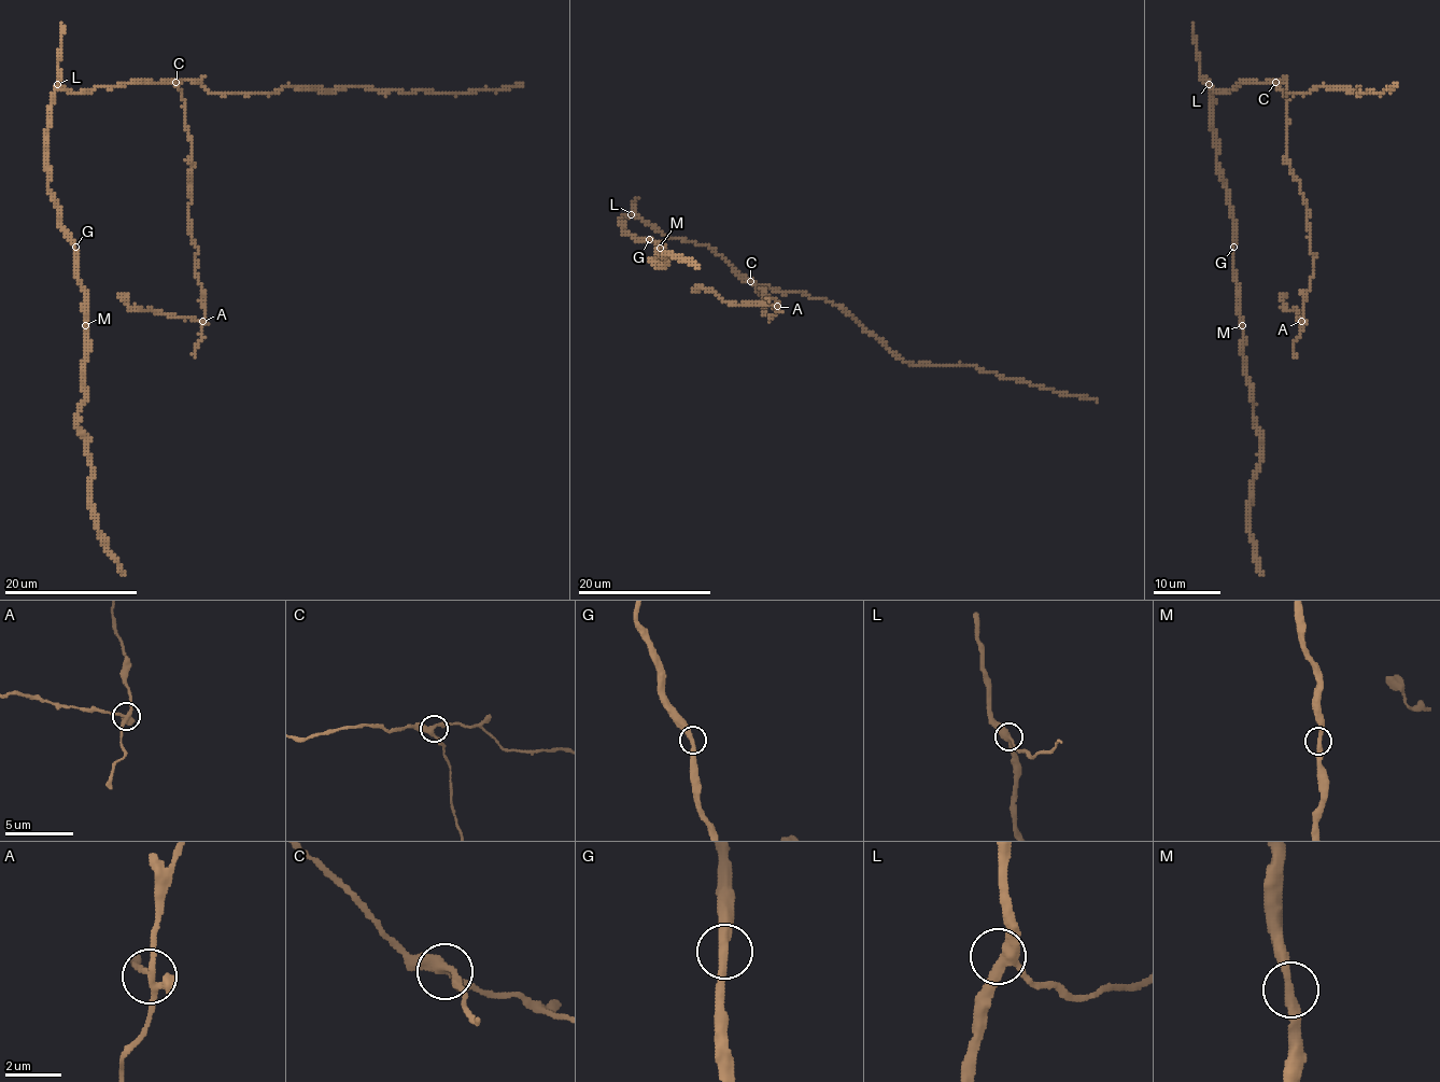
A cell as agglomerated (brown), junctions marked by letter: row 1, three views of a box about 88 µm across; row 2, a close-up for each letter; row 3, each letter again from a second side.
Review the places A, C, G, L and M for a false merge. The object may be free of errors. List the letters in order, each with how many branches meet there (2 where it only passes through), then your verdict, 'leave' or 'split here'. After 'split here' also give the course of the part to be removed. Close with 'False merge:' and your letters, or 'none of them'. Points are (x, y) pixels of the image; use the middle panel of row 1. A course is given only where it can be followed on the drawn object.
A: 3 | split here | (777, 306), (730, 305), (711, 291), (693, 290)
C: 3 | leave
G: 2 | leave
L: 3 | leave
M: 2 | leave
False merge: A

